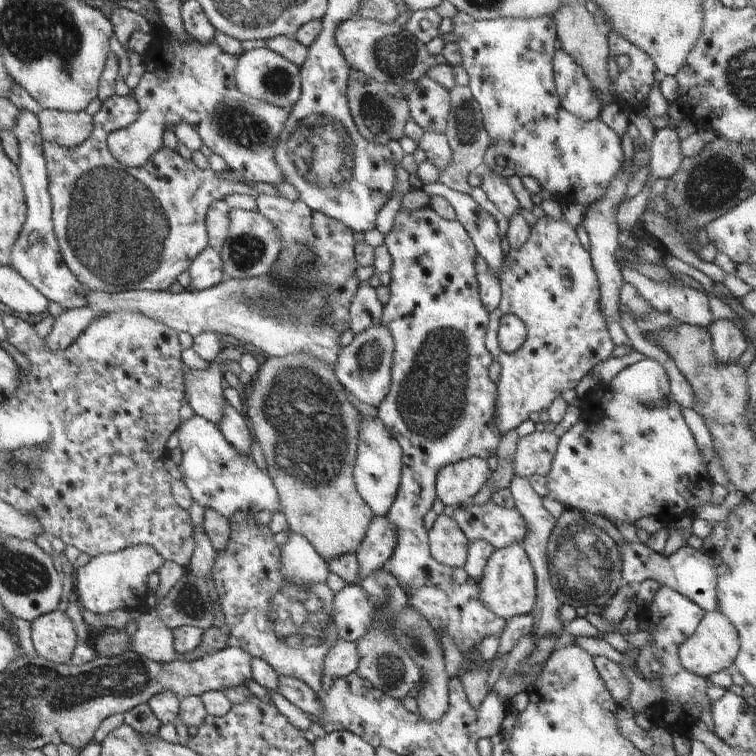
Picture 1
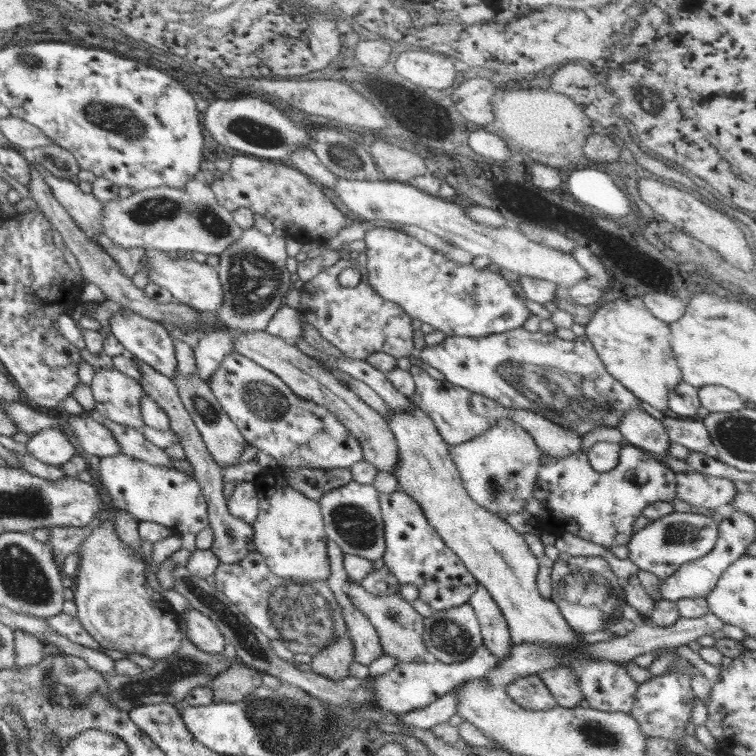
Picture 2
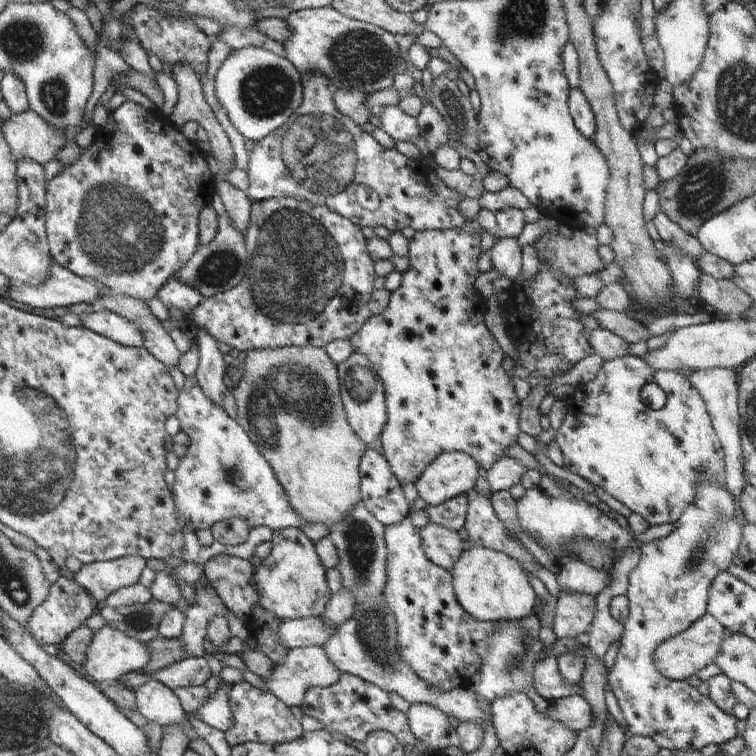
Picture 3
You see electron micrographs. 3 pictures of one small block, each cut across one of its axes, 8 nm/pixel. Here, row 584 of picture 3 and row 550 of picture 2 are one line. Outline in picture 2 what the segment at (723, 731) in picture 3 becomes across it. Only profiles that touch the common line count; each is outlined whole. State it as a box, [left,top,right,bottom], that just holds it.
[628,511,718,582]

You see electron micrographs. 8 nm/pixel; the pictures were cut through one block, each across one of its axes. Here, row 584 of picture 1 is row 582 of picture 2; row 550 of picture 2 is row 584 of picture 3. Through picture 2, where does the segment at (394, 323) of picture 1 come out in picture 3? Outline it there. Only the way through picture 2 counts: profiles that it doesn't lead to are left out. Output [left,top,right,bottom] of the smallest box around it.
[383,514,497,690]

